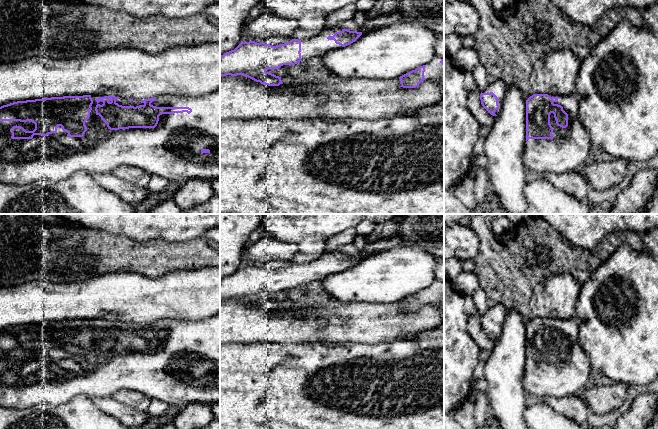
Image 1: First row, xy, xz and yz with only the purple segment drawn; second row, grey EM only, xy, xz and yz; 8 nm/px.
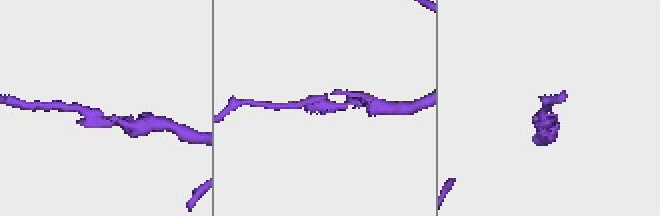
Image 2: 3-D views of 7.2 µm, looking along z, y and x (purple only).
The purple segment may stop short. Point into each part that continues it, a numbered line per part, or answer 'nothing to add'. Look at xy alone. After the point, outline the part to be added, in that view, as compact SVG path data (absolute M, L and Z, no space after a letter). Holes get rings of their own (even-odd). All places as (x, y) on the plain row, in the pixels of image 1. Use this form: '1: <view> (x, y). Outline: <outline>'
1: xy (172, 374). Outline: M220 313L205 320L158 320L151 329L156 331L189 331L192 336L188 338L173 337L159 340L155 352L129 352L110 354L107 348L96 338L95 331L98 321L104 319L91 319L93 324L90 341L85 346L87 355L83 361L70 361L61 350L57 356L47 360L34 359L32 363L12 363L10 353L21 350L26 355L33 355L35 348L31 345L0 345L0 407L25 409L41 404L62 405L76 396L109 397L120 390L132 390L142 393L150 399L161 400L171 406L183 409L192 403L214 404L220 402Z

